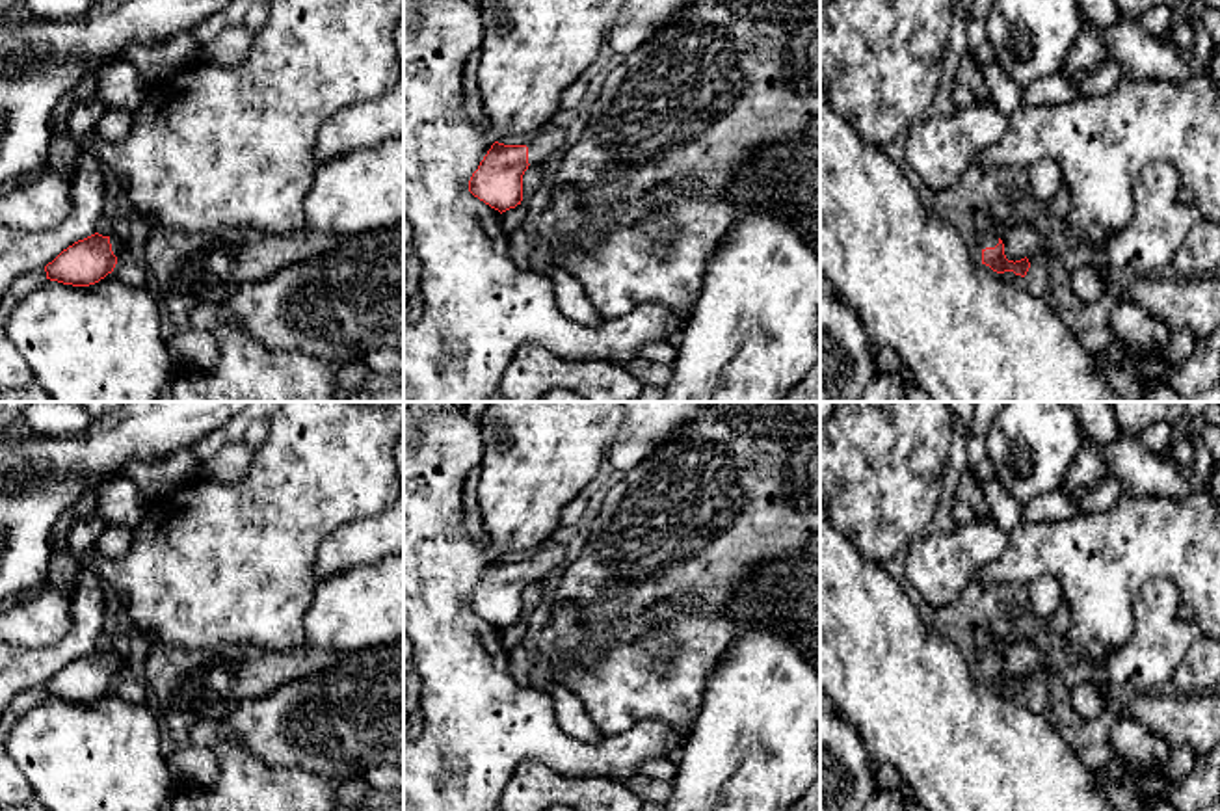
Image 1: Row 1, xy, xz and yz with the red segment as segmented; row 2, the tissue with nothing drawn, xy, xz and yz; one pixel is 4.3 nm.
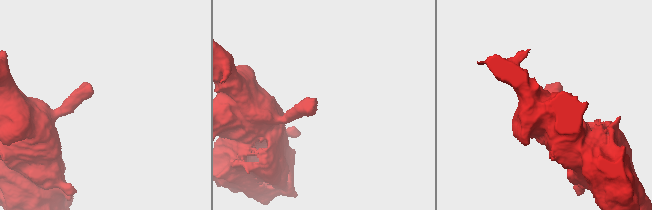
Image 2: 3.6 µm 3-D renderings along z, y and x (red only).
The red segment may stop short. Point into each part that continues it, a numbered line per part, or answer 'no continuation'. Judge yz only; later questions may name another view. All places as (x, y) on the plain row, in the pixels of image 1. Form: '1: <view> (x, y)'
1: yz (988, 655)

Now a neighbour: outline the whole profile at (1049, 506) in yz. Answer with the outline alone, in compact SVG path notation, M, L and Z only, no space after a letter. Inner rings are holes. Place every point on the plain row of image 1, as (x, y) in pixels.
M1066 489L1043 493L1023 506L1023 521L1028 523L1064 521L1079 513Z

